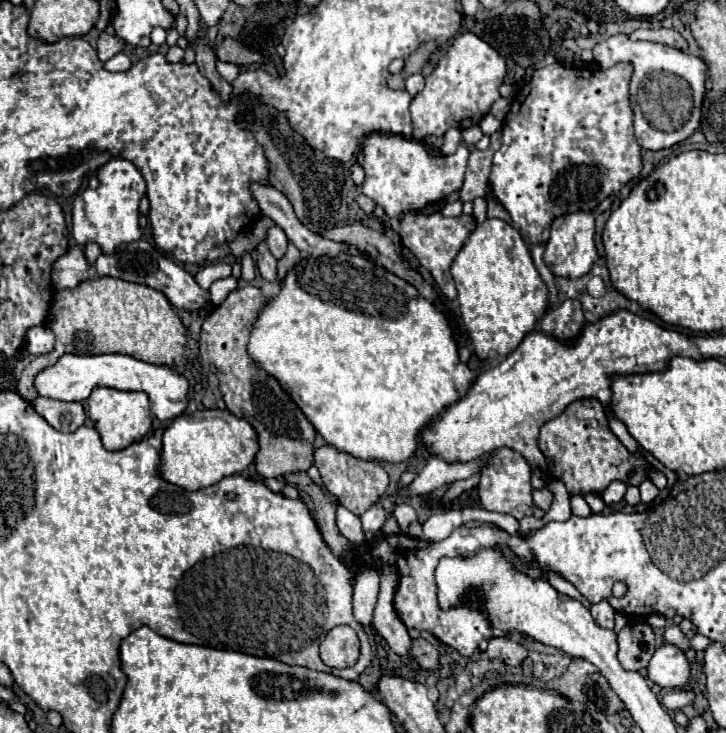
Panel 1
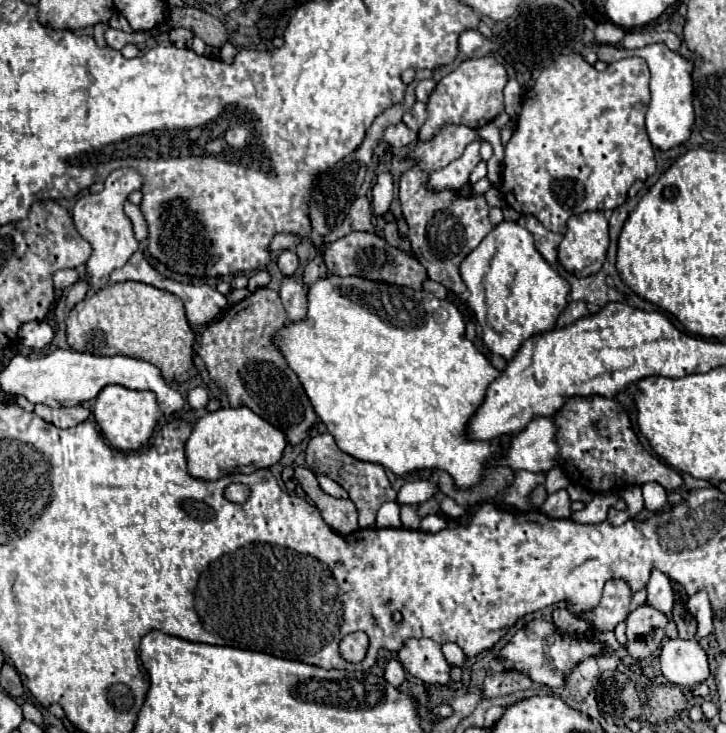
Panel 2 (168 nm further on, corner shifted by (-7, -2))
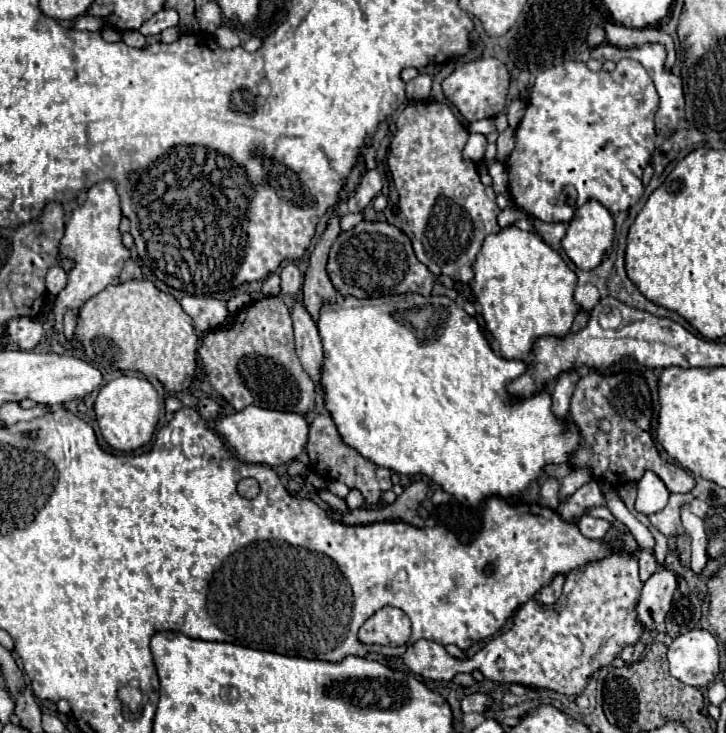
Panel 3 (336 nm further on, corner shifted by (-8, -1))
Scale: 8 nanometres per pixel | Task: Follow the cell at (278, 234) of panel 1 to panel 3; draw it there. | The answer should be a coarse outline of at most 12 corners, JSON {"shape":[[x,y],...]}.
{"shape":[[294,262],[282,272],[282,292],[296,296],[302,286],[302,272]]}

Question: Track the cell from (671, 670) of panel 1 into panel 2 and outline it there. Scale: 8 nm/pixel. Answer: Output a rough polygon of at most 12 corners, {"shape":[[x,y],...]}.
{"shape":[[667,639],[661,673],[679,687],[709,677],[697,639]]}

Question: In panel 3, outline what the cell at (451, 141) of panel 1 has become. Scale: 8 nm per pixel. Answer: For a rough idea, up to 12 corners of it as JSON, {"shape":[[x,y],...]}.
{"shape":[[410,102],[388,168],[402,232],[434,276],[468,284],[492,186],[448,104]]}

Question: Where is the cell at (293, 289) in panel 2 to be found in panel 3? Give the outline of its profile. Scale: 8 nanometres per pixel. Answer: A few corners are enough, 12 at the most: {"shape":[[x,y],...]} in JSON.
{"shape":[[300,300],[292,322],[296,352],[312,380],[320,382],[322,344],[316,322]]}

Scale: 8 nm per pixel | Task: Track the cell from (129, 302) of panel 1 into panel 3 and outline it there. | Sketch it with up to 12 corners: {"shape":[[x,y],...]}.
{"shape":[[128,280],[92,296],[76,338],[106,370],[186,390],[198,336],[172,294]]}

